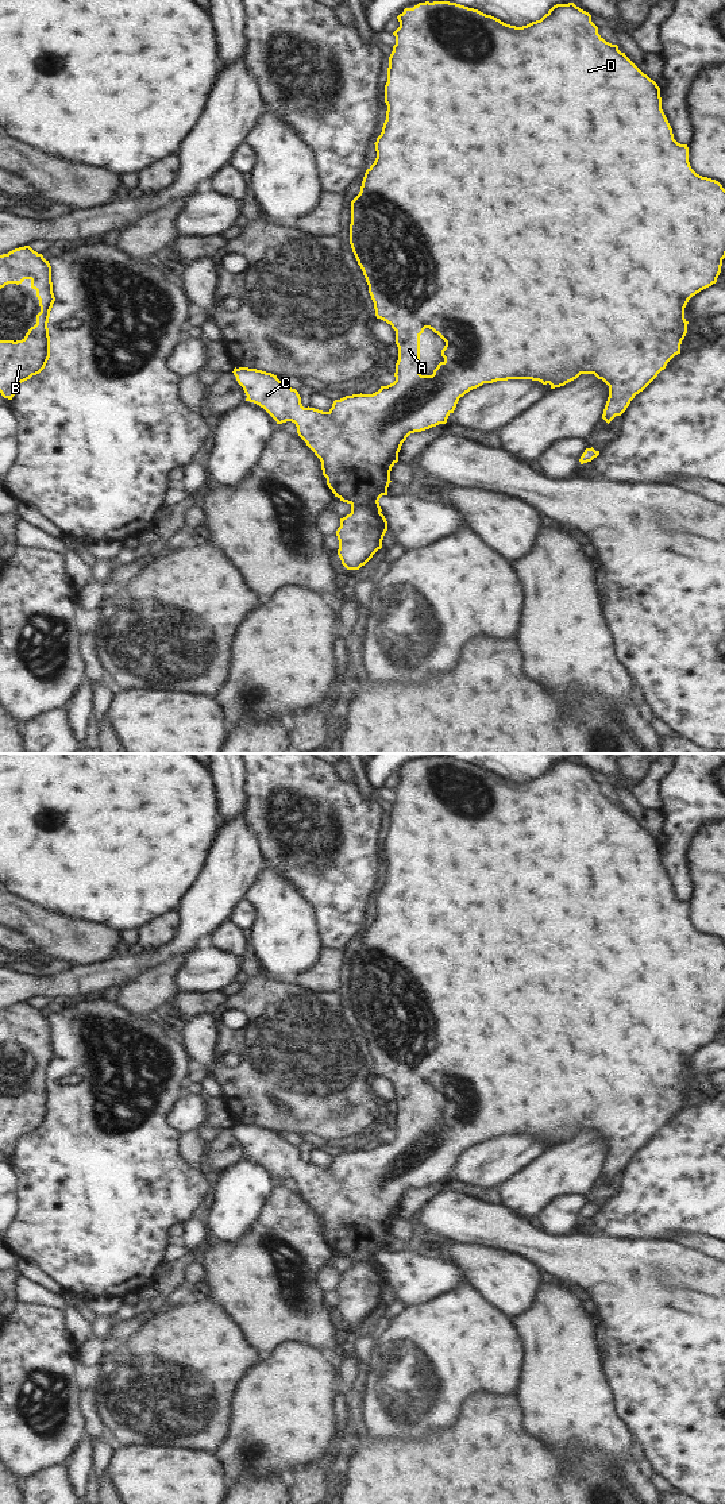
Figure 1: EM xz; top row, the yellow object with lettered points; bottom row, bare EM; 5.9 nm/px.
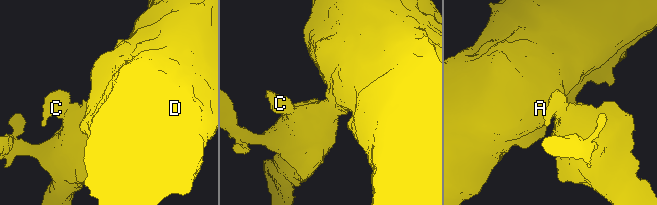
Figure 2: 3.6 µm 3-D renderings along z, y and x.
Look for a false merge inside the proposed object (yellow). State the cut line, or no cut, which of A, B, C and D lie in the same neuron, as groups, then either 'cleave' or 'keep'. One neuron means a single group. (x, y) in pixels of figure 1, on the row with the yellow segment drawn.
cut none; groups A B C D; keep

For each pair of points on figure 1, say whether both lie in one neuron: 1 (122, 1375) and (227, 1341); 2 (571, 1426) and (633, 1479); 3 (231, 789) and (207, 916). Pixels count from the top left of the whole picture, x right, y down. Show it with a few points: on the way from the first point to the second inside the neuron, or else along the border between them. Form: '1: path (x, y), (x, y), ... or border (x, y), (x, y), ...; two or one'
1: path (147, 1372), (164, 1372), (174, 1361), (201, 1353); one
2: path (589, 1426), (624, 1461); one
3: border (246, 808), (226, 822); two

